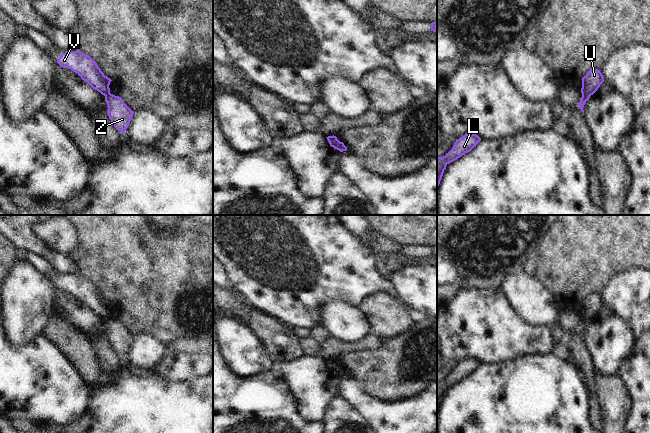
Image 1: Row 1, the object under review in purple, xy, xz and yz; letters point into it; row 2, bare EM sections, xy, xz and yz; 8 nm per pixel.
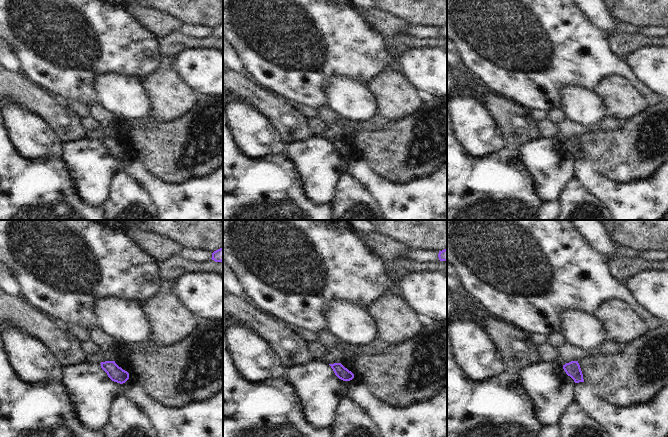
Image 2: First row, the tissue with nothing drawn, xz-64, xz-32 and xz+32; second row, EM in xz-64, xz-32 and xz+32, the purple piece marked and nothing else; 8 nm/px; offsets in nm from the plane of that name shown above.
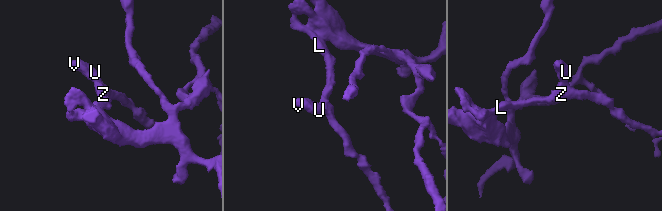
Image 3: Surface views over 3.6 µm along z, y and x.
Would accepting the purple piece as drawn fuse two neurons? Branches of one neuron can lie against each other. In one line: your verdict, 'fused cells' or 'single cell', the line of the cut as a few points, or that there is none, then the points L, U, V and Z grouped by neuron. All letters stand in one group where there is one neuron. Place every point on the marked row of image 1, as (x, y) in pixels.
fused cells; cut in xz along (330, 136), (334, 141), (339, 142), (338, 149); L Z / U V

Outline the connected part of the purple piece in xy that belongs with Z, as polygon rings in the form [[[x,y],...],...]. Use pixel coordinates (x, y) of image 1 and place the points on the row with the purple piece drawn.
[[[111,93],[105,96],[105,101],[107,103],[107,113],[111,123],[118,131],[124,133],[130,124],[134,111],[124,103],[121,97]]]

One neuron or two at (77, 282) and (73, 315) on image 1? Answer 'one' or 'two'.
two

